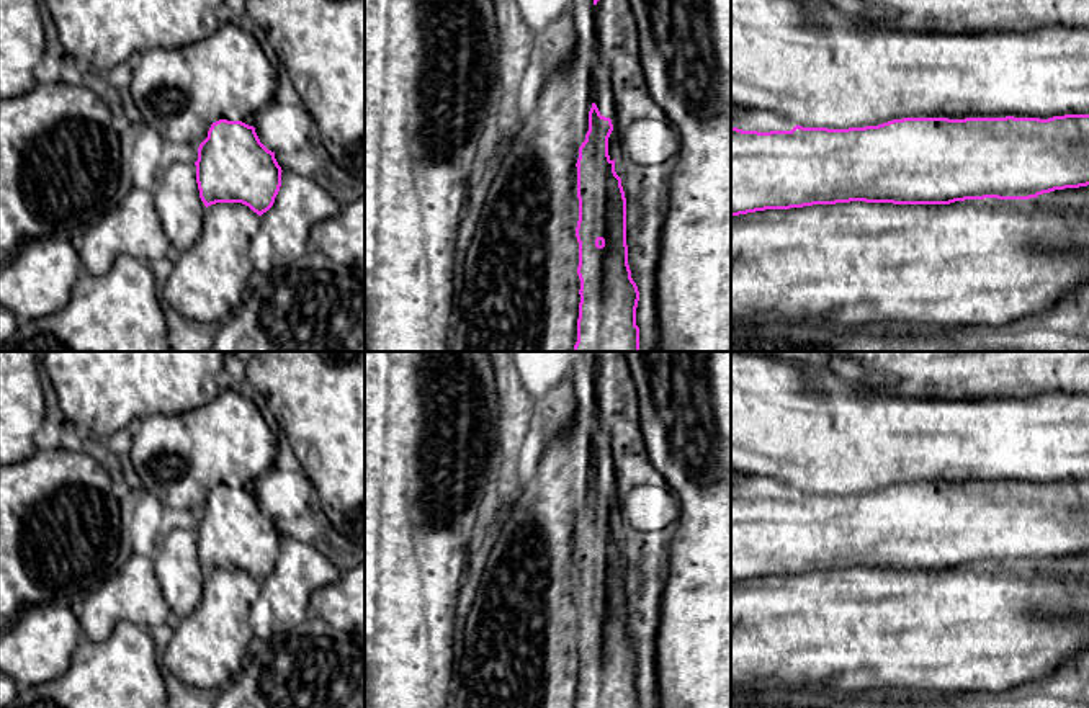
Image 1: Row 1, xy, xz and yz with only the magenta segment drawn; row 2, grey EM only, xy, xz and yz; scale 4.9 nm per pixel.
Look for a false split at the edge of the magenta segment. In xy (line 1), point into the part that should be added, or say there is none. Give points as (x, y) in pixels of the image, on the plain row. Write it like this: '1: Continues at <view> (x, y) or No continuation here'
1: No continuation here

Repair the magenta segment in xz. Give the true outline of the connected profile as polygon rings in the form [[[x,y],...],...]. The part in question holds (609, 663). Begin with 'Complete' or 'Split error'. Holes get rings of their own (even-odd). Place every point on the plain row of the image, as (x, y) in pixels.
Complete. [[[595,469],[579,513],[577,564],[580,669],[577,708],[639,708],[639,657],[631,644],[626,612],[626,564],[608,522],[610,484]]]

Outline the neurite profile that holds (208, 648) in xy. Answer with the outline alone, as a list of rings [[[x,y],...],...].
[[[242,569],[206,574],[198,607],[175,621],[175,633],[159,659],[162,669],[191,690],[221,690],[240,672],[255,639],[249,610],[260,582]]]

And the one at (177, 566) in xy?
[[[190,527],[170,530],[160,536],[152,559],[173,620],[183,620],[201,602],[206,577],[196,549],[196,531]]]

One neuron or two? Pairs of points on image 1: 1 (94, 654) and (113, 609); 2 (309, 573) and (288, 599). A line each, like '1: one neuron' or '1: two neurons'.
1: two neurons
2: one neuron

